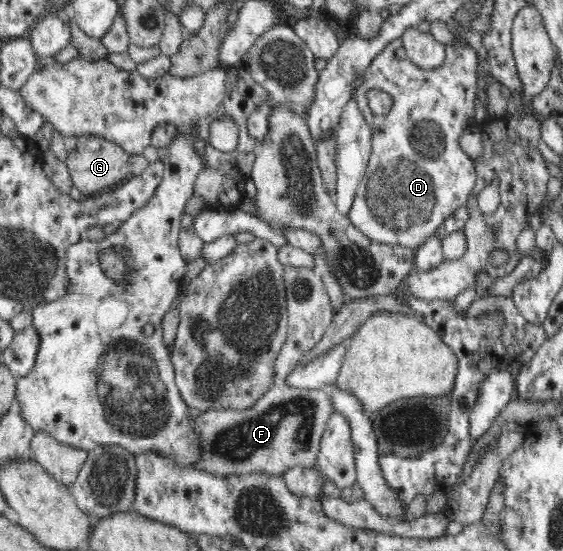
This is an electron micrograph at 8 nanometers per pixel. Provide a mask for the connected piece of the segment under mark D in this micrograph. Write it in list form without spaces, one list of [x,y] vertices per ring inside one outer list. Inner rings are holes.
[[[401,39],[391,41],[390,45],[367,65],[360,87],[353,92],[364,121],[368,122],[369,129],[372,129],[372,151],[361,192],[356,197],[348,217],[351,224],[364,233],[367,239],[372,239],[372,242],[384,243],[388,249],[404,247],[415,251],[423,245],[425,239],[434,235],[434,231],[456,209],[467,205],[478,179],[475,163],[460,148],[458,138],[464,129],[474,127],[472,124],[468,125],[468,122],[474,117],[474,98],[478,87],[476,69],[480,63],[476,50],[466,44],[465,40],[453,40],[444,45],[445,57],[436,67],[436,71],[422,71],[406,61],[406,69],[402,73],[402,61],[394,59],[397,45],[402,45]],[[370,89],[377,89],[392,96],[393,104],[387,114],[379,116],[371,111],[367,99]]]

